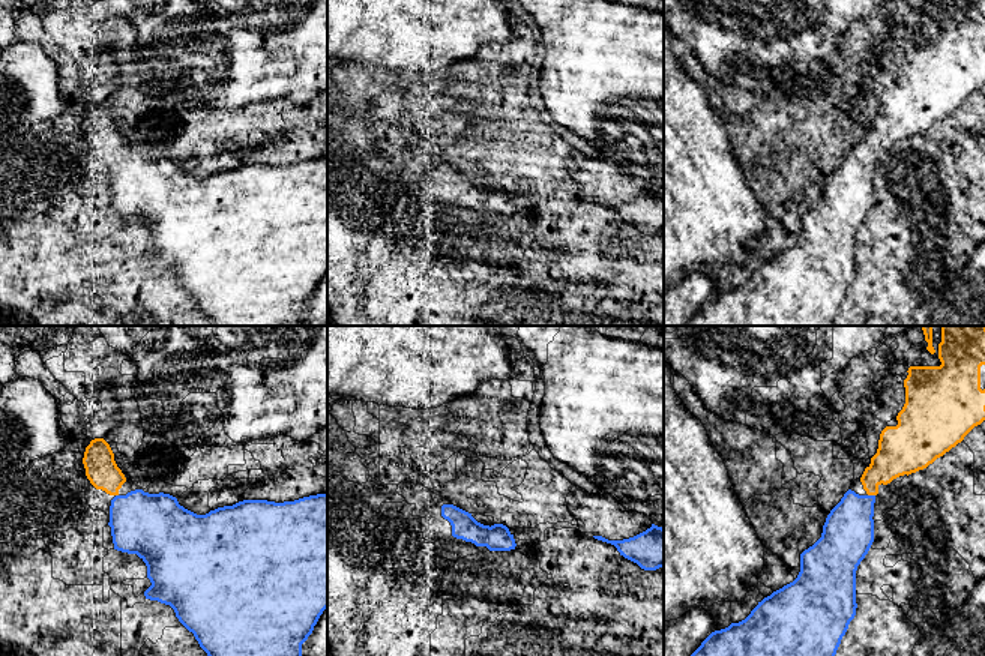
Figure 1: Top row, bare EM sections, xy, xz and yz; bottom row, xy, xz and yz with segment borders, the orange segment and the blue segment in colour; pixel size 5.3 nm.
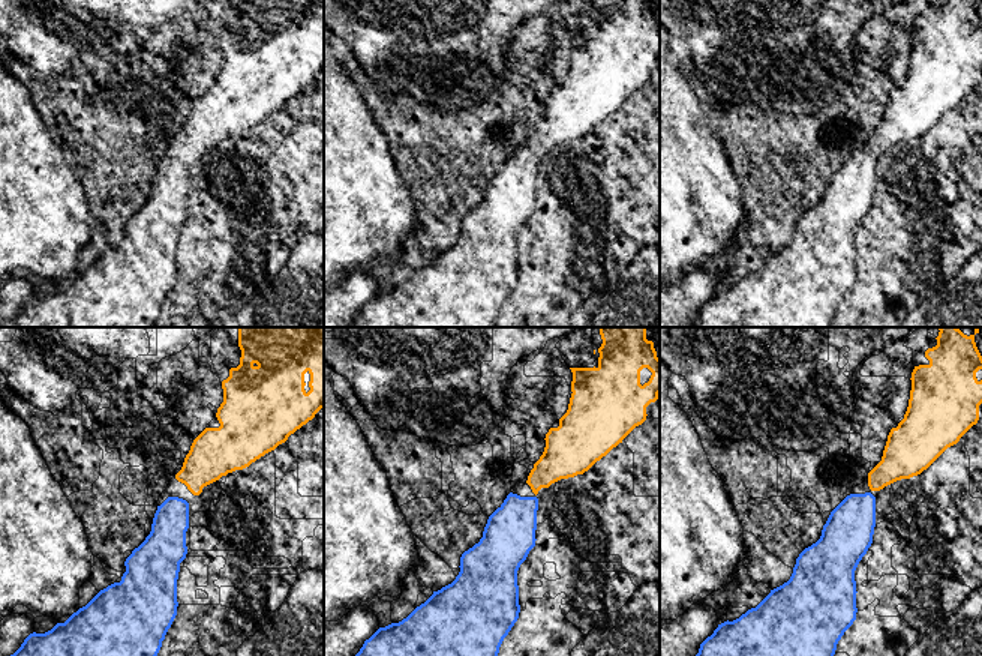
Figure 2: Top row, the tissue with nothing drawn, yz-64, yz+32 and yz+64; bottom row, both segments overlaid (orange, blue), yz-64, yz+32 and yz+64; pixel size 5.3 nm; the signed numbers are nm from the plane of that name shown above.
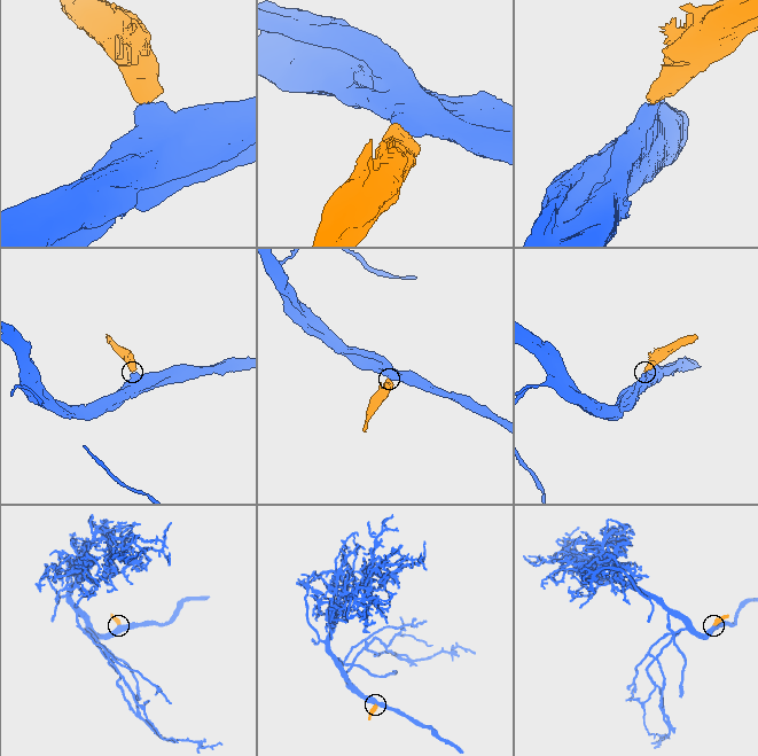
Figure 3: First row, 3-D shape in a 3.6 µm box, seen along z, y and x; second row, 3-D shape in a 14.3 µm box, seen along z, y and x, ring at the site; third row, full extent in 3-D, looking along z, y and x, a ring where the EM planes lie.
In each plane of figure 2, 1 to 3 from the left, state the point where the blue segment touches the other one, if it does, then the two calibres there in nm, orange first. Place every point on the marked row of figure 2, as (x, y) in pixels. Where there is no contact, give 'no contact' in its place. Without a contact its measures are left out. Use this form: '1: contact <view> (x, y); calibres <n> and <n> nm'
1: no contact
2: no contact
3: no contact

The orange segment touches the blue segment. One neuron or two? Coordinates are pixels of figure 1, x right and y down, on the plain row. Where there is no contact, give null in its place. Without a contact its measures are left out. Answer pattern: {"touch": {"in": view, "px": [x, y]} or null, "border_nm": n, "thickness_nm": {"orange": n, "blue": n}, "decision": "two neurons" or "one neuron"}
{"touch": {"in": "yz", "px": [871, 158]}, "border_nm": 40, "thickness_nm": {"orange": 220, "blue": 280}, "decision": "one neuron"}

